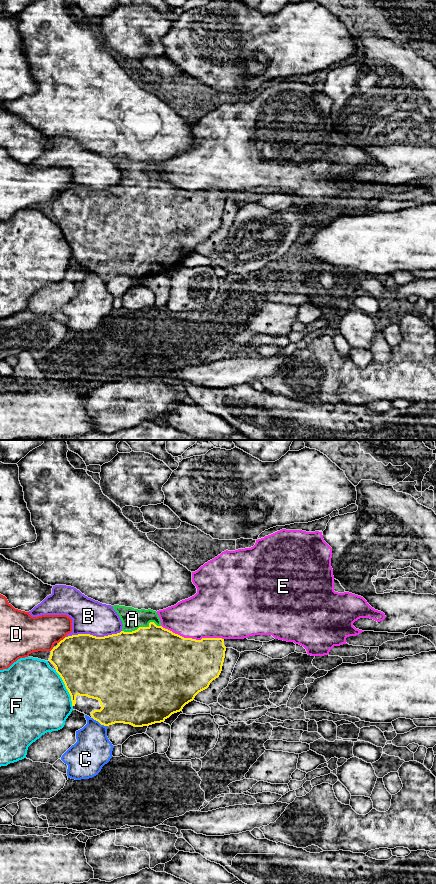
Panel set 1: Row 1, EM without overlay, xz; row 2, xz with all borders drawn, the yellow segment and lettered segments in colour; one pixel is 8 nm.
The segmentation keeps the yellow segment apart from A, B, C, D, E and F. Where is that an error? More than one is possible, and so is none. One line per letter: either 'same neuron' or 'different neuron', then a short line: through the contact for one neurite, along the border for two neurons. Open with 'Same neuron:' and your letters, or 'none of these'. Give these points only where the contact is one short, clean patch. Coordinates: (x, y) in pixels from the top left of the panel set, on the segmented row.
Same neuron: A
A: same neuron
B: different neuron
C: different neuron
D: different neuron
E: different neuron
F: different neuron

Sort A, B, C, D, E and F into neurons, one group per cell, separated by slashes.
A / B / C / D / E / F

